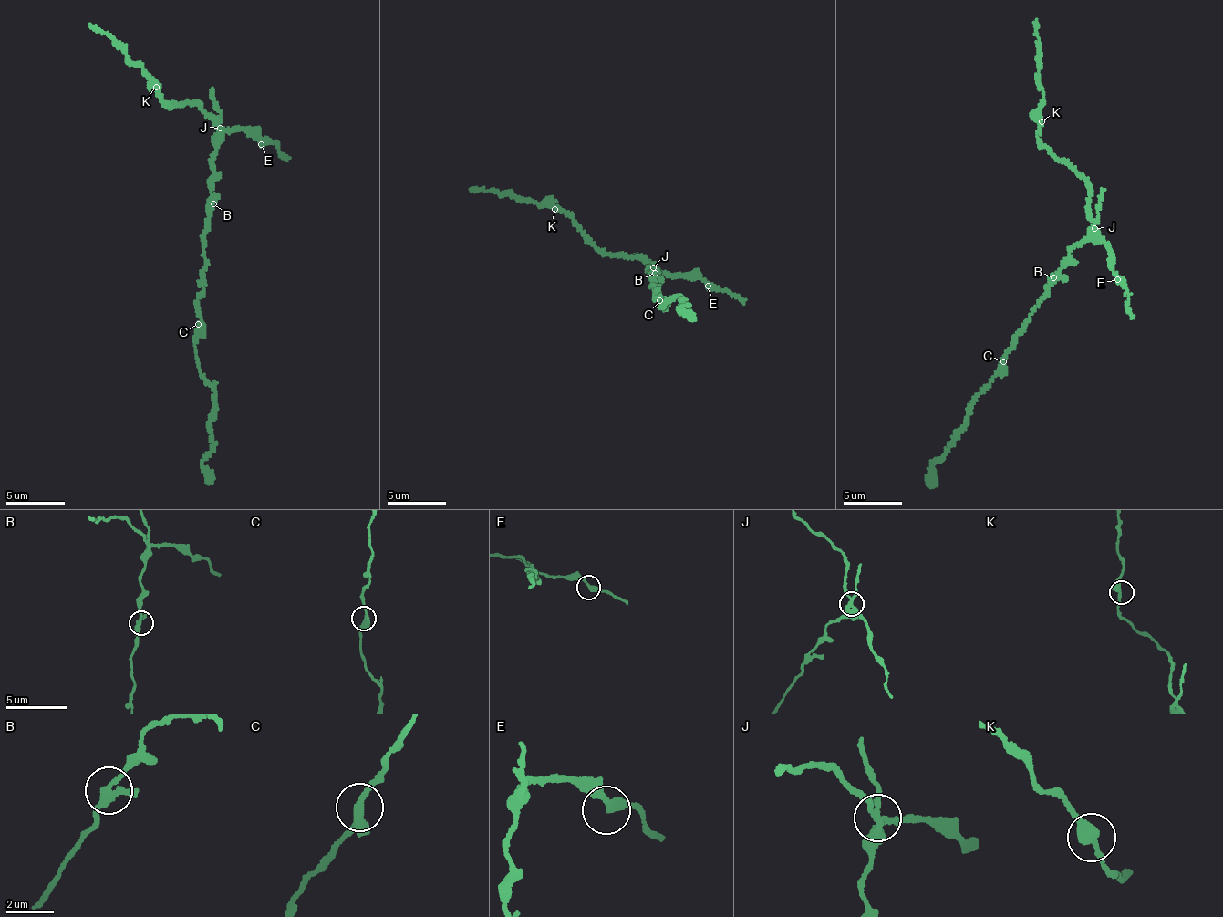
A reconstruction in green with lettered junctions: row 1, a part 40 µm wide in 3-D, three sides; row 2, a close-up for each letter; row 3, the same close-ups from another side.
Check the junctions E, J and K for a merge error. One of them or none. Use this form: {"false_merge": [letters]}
{"false_merge": ["J"]}

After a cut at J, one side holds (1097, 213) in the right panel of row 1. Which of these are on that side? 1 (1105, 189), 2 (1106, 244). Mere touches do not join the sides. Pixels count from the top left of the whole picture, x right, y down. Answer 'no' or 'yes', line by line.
1: yes
2: no

